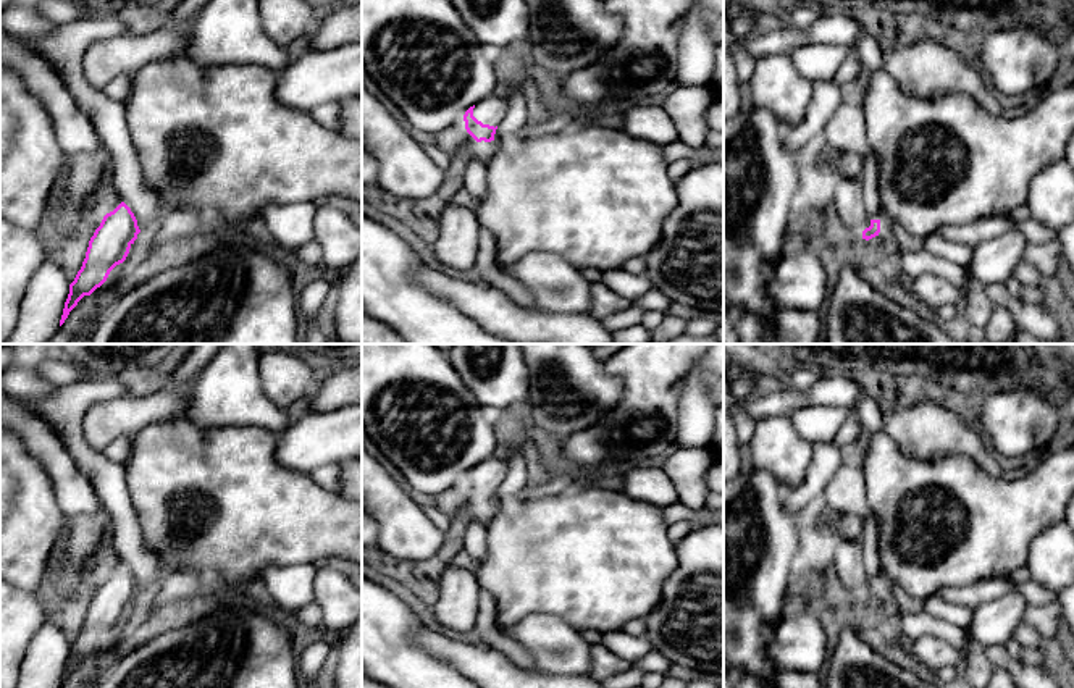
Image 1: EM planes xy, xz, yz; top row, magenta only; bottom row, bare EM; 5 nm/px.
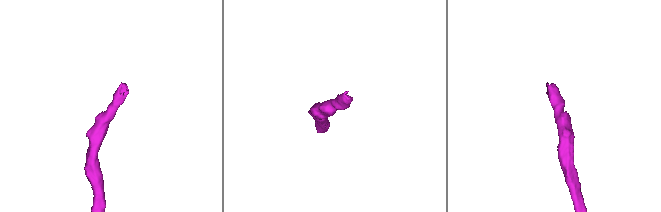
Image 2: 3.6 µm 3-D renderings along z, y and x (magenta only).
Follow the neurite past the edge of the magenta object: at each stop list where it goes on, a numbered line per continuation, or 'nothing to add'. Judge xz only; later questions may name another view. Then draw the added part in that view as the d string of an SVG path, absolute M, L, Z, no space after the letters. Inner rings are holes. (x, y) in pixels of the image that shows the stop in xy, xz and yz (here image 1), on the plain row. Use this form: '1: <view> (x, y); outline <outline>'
1: xz (491, 472); outline M491 457L478 464L473 470L473 478L483 486L497 488L509 472L507 459Z

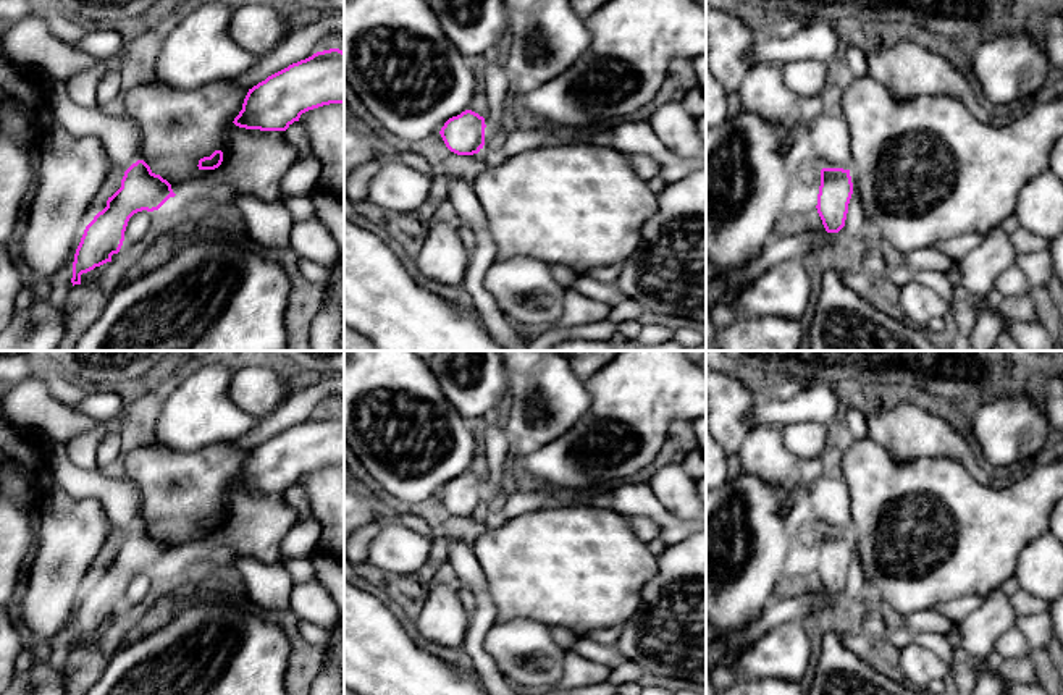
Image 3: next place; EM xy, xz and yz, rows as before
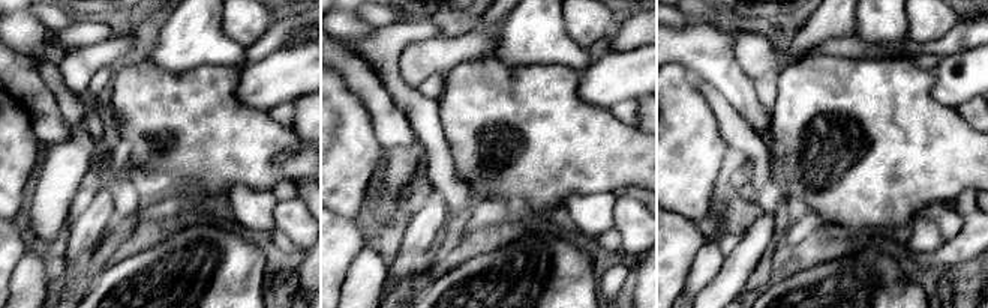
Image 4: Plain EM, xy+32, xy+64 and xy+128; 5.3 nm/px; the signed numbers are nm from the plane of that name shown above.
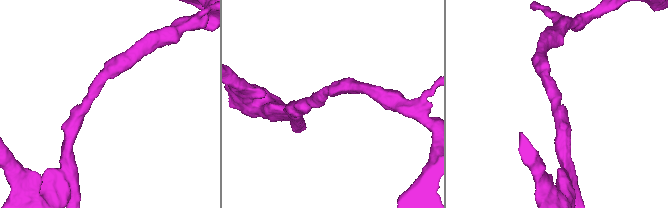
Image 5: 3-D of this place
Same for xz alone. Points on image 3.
nothing to add

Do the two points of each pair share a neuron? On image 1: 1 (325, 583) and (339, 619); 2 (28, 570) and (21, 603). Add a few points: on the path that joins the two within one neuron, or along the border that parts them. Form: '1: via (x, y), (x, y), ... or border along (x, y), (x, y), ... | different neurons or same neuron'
1: via (333, 591), (339, 599), (339, 611) | same neuron
2: border along (16, 587), (34, 591) | different neurons

